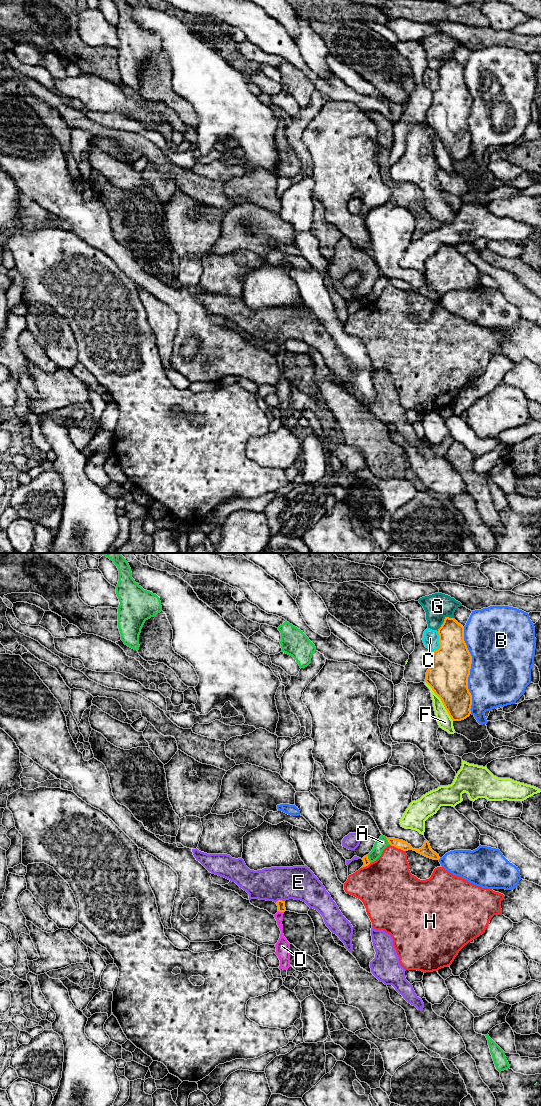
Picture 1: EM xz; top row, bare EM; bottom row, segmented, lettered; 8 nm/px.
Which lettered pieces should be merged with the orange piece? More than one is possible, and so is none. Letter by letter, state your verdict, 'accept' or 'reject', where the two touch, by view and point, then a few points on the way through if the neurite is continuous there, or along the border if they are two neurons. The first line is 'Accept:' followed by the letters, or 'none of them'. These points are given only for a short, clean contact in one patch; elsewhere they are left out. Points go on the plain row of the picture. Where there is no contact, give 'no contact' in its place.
Accept: D
A: reject; contact xz (388, 281)
B: reject; contact xz (469, 110)
C: reject; contact xz (439, 82)
D: accept; contact xz (281, 351); way xz (281, 344), (281, 351), (279, 364), (282, 382)
E: reject; contact xz (279, 340)
F: reject; contact xz (441, 140)
G: reject; contact xz (444, 60)
H: reject; contact xz (398, 288)

